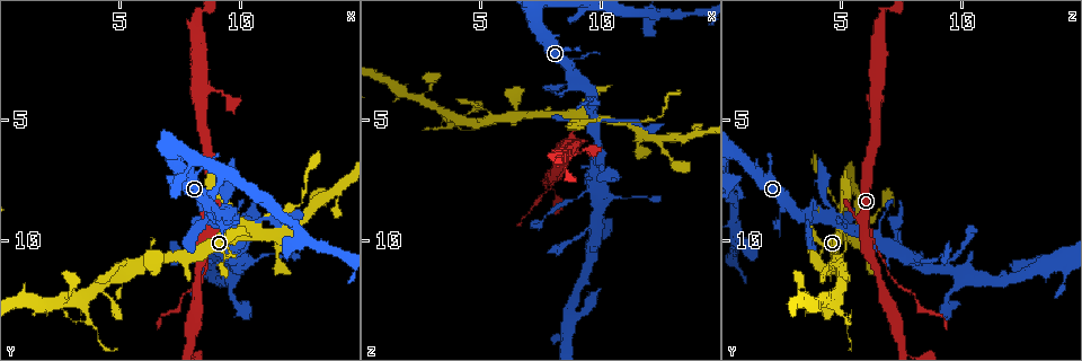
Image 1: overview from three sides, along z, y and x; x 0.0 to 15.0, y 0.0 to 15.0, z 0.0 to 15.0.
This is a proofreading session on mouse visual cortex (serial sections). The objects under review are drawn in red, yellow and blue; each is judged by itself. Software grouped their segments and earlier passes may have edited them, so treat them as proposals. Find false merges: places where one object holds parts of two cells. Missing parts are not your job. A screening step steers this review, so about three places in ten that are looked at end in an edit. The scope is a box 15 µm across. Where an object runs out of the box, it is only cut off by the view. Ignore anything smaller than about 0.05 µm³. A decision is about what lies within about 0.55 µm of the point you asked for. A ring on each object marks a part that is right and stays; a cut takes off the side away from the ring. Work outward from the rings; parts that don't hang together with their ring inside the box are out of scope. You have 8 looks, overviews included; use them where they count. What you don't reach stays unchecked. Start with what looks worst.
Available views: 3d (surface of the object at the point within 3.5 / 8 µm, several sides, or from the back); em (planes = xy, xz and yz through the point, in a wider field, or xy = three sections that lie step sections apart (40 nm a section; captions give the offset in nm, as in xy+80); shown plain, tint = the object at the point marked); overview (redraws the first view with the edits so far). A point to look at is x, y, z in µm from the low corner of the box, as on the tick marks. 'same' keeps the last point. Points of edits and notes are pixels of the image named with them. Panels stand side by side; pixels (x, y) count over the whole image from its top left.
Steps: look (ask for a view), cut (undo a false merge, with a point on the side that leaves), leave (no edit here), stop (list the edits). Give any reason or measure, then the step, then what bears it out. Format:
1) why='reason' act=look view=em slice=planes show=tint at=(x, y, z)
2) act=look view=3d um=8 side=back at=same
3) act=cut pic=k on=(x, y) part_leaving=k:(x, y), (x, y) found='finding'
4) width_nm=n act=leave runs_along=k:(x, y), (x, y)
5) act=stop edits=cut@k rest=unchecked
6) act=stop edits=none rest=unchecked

why='sudden change in width' act=look view=3d um=3.5 at=(11.5, 8.8, 5.0)

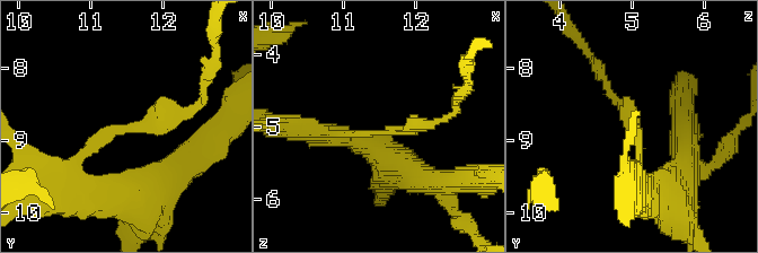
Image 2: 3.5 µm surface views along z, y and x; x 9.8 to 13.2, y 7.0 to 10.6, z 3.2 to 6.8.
arm_widths_nm=150,150 act=look view=em slice=xy step=3 show=tint at=(11.55, 8.85, 5.10)

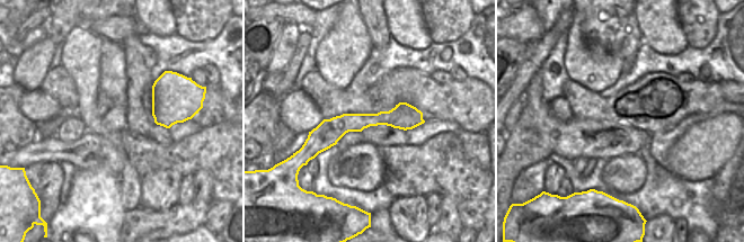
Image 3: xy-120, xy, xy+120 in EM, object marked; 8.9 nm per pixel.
width_nm=180 act=leave runs_along=2:(67, 172), (108, 133), (195, 106) found='all the same cell'

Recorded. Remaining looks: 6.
why='narrows sharply' act=look view=3d um=3.5 at=(8.5, 3.6, 6.5)

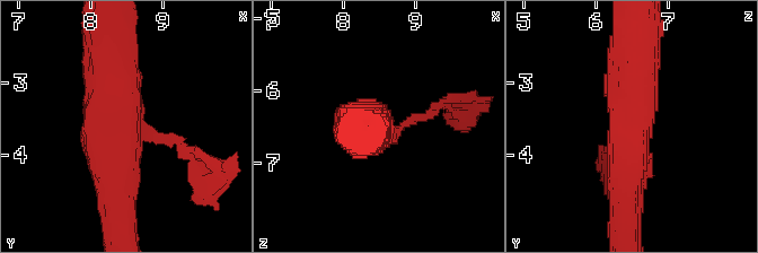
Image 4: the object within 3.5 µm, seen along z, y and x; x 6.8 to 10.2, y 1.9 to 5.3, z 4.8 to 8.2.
arms=3 arm_widths_nm=150,450,450 act=look view=em slice=xy step=3 show=tint at=same

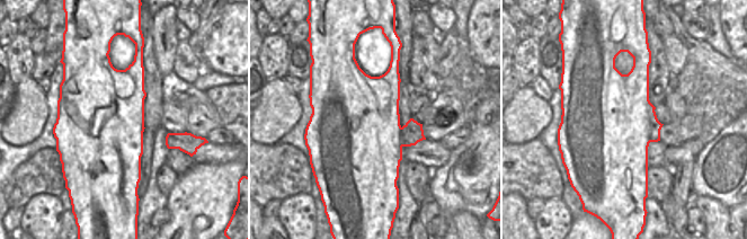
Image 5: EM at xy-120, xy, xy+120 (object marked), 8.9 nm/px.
act=cut pic=4 on=(449, 112) part_leaving=4:(415, 120), (487, 99) found='a second cell is stuck on'

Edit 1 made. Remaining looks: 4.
act=look view=3d um=3.5 at=(10.1, 12.8, 9.3)

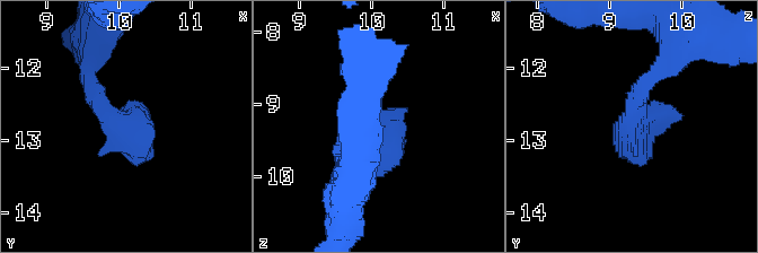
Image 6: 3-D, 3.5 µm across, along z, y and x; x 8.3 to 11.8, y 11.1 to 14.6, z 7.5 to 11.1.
act=leave runs_along=6:(88, 67), (123, 119) found='continuous, no second cell'

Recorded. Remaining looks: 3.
act=stop edits=cut@4 rest=unchecked

